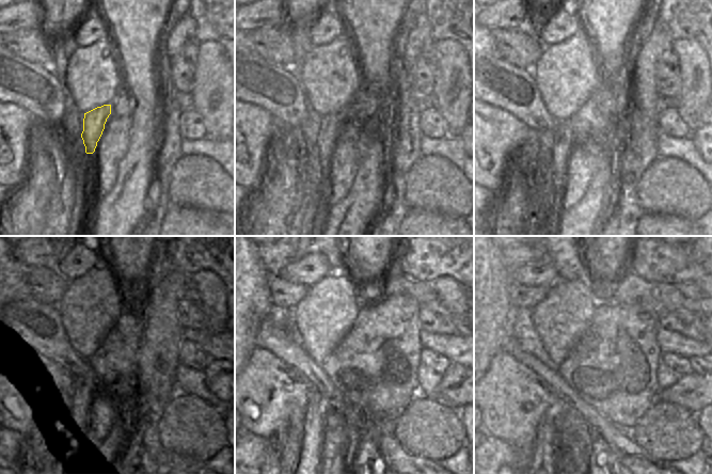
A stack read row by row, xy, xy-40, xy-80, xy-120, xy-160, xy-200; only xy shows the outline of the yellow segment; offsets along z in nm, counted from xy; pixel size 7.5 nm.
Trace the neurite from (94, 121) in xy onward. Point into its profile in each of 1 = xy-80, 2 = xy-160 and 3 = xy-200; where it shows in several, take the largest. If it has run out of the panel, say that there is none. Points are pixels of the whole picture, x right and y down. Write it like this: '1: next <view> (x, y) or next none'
1: next xy-80 (564, 143)
2: next xy-160 (300, 447)
3: next xy-200 (546, 452)

